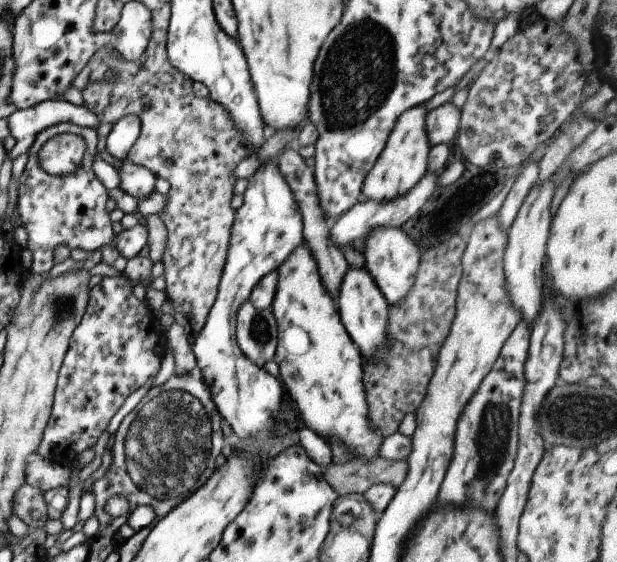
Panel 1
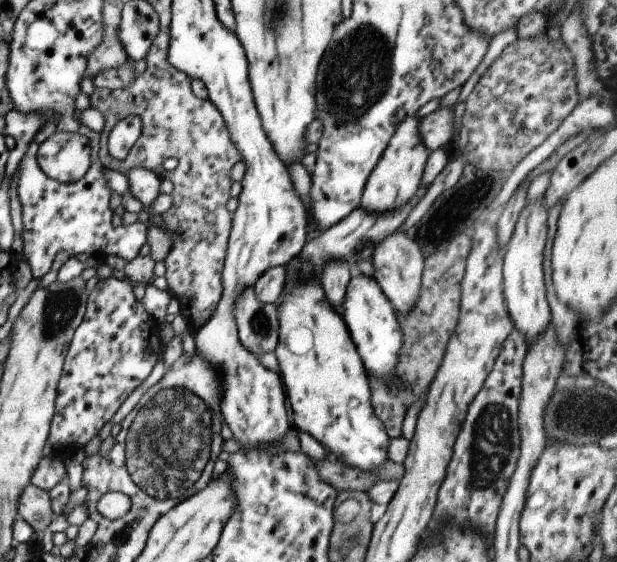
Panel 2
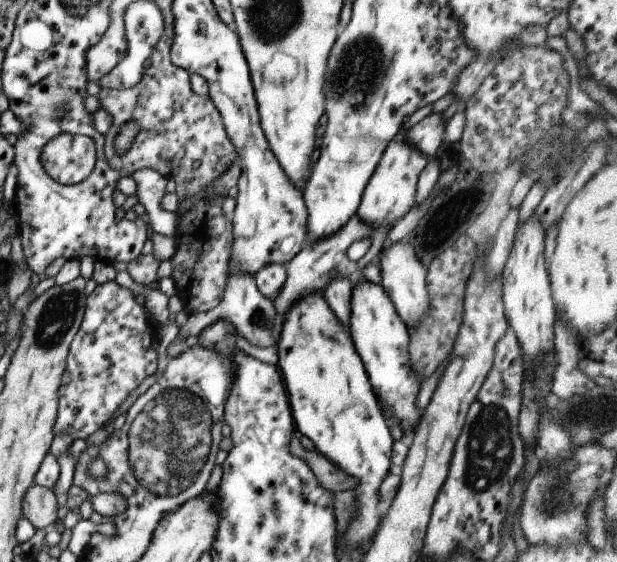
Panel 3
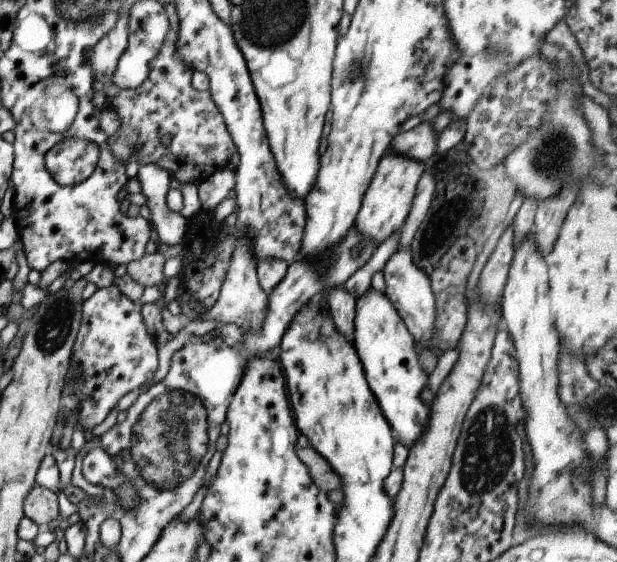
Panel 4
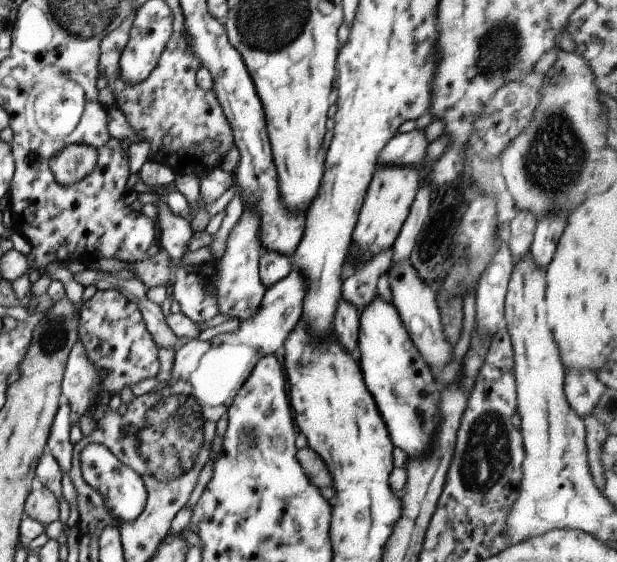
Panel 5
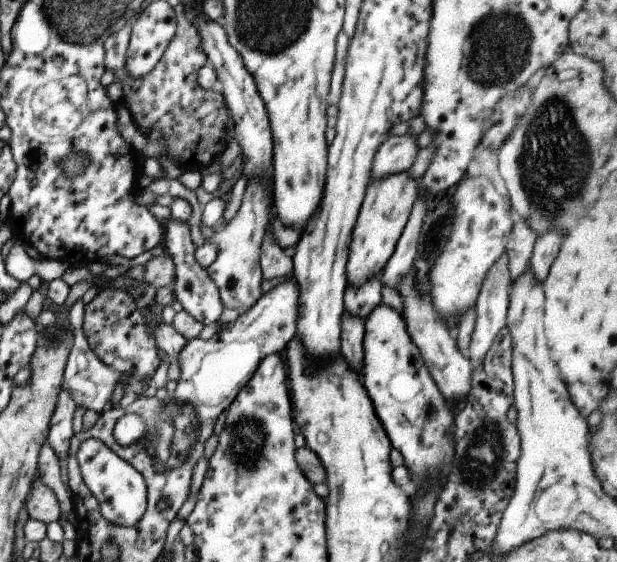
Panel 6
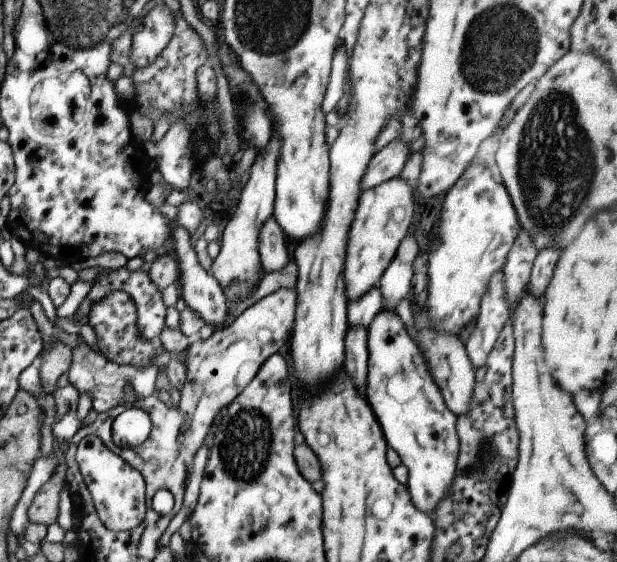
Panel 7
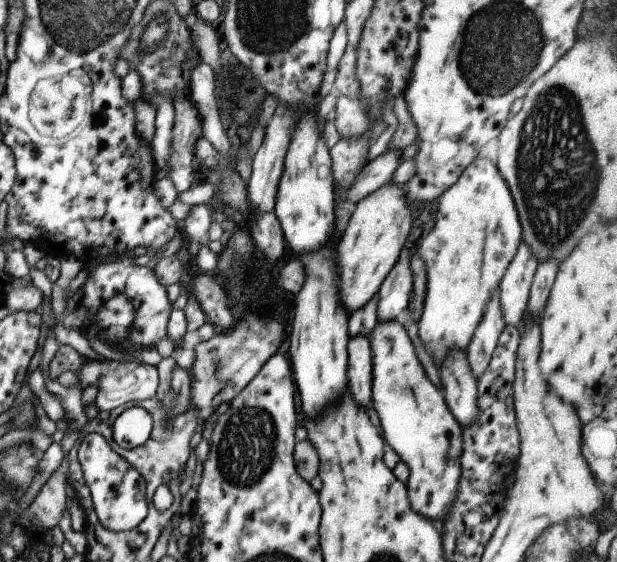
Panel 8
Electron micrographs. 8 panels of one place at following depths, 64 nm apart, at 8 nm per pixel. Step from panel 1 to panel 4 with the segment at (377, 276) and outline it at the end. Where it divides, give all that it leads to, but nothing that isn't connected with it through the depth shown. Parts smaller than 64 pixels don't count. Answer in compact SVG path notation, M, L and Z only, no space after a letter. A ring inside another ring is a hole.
M409 248L396 249L381 269L384 278L384 294L401 317L405 328L417 346L426 349L434 329L434 294L428 276L411 261Z

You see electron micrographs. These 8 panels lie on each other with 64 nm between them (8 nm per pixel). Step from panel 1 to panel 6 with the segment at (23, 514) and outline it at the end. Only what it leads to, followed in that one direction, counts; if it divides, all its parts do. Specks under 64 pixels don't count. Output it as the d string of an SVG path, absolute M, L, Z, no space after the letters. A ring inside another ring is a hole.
M41 483L31 487L24 502L29 519L41 521L44 525L60 517L60 508L54 492Z

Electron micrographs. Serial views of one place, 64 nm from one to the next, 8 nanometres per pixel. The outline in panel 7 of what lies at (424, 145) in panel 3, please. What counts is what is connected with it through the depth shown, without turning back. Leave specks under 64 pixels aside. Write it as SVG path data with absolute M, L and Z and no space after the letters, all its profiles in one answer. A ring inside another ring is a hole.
M399 138L385 144L368 162L360 182L360 192L397 177L410 154L409 145Z

